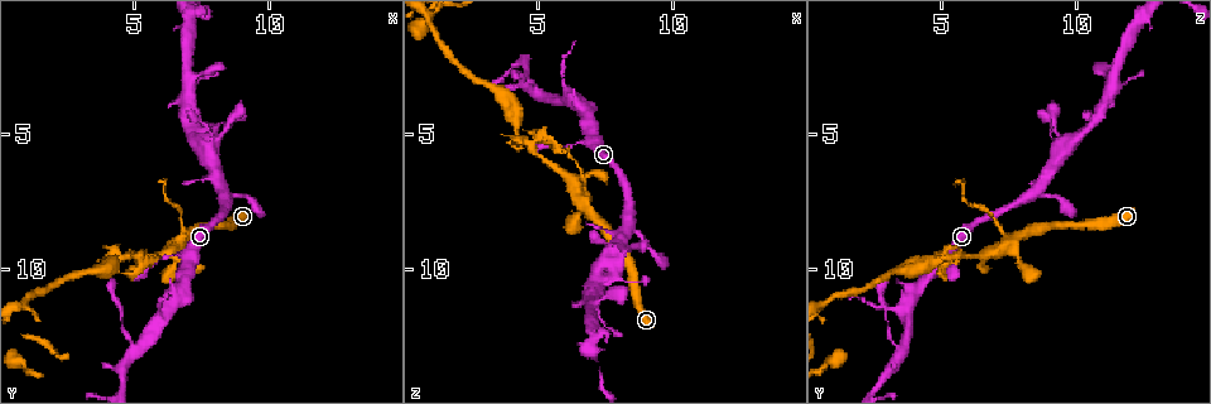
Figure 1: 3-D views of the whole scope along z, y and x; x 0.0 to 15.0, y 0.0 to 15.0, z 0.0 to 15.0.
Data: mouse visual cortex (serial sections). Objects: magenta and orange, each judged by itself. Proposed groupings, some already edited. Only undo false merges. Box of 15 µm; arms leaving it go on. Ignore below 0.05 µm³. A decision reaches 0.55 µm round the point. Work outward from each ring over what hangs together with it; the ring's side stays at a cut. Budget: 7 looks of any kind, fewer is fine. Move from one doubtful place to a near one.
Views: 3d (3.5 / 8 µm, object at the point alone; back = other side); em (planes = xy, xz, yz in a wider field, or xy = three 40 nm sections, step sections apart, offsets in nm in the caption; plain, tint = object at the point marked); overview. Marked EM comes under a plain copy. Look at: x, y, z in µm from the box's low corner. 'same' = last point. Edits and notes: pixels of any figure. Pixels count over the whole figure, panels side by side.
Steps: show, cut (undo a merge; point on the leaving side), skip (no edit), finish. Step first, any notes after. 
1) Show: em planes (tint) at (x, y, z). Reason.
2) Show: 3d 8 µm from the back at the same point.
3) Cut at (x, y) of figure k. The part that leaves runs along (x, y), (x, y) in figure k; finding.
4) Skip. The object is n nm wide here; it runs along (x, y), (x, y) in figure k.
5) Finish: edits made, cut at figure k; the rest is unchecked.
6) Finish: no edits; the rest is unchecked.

Show: 3d 3.5 µm at (6.7, 9.0, 7.6). Small branch off a trunk.

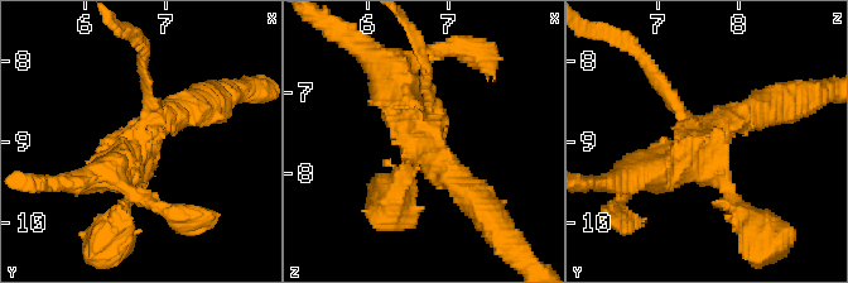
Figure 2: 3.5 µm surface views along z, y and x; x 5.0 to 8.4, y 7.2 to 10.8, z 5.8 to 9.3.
Show: em xy step 3 (tint) at (6.65, 9.05, 7.60). Shape alone is not enough.

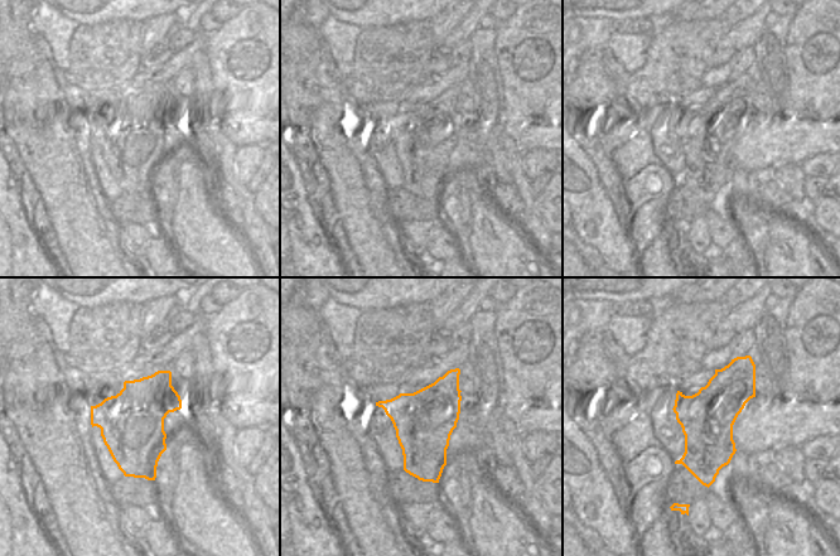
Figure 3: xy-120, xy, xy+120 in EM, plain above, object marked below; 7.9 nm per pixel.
Skip. The arms are 150, 200, 350, 450 nm wide; it runs along (470, 195), (419, 139), (393, 75) in figure 2; one cell here.

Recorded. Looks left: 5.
Show: 3d 3.5 µm from the back at (4.8, 9.5, 5.4). A narrow waist.

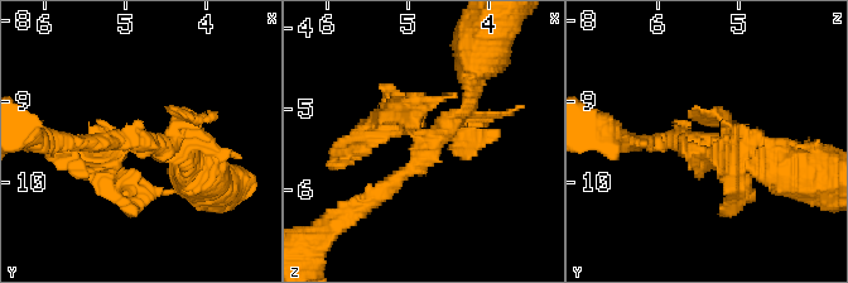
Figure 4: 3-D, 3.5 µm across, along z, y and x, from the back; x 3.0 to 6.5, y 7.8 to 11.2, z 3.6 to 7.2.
Show: em xy step 2 (tint) at (4.75, 9.50, 5.45).

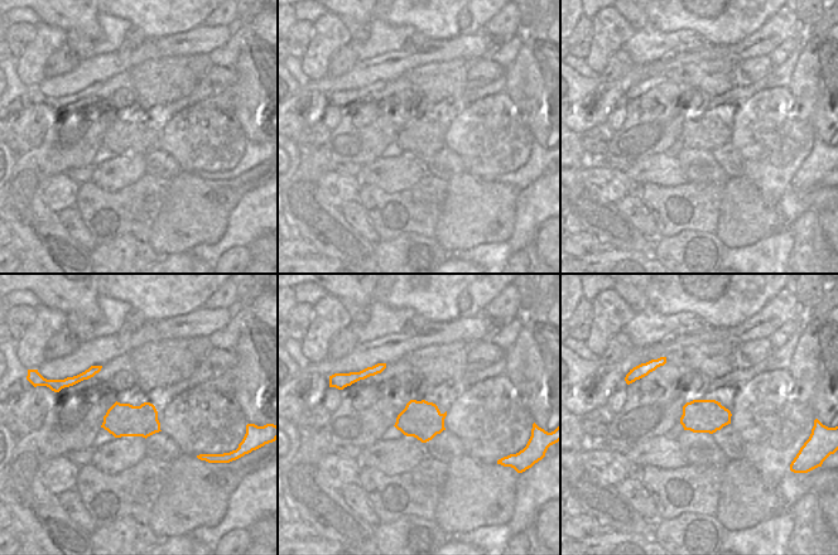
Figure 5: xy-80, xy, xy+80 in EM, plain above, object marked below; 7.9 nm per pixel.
Show: em planes (tint) at the same point.

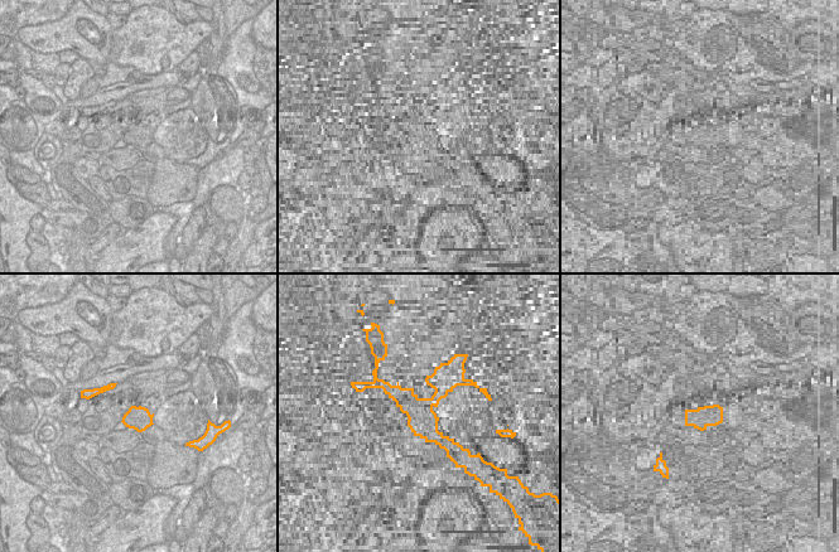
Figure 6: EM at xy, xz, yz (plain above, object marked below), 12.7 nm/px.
Skip. It runs along (364, 204), (425, 156), (472, 104), (472, 85) in figure 4; one cell here.

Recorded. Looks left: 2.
Show: 3d 3.5 µm at (6.7, 9.4, 5.2). Three-way junction.

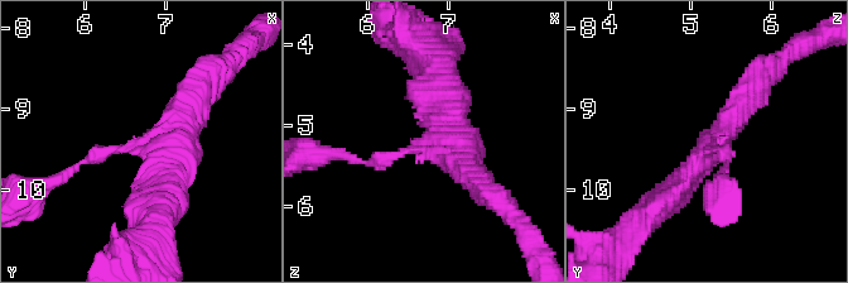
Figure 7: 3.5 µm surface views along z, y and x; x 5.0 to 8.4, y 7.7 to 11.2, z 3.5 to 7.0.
Show: em xy step 2 (tint) at (6.75, 9.45, 5.35). 3 arms meet here; the arms are 150, 350, 350 nm wide; need the tissue.

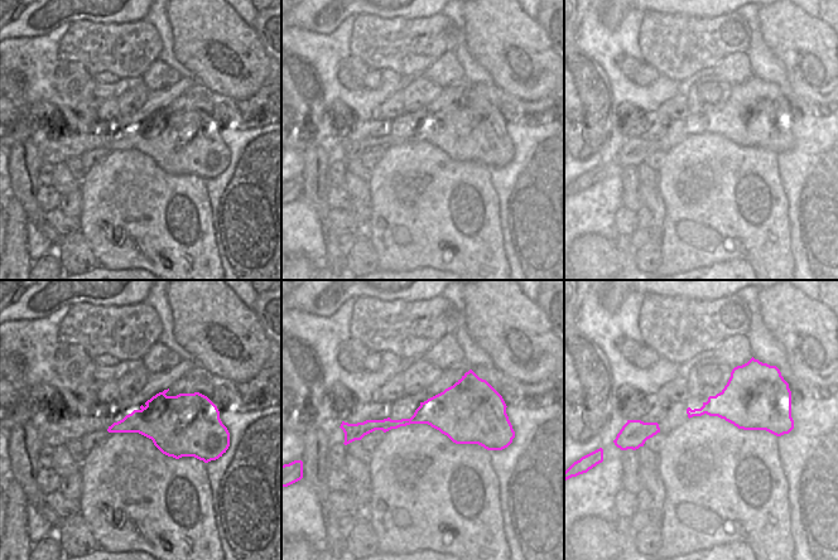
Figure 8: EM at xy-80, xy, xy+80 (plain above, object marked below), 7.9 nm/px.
Skip. The object is 360 nm wide here; it runs along (198, 94), (179, 128), (71, 171) in figure 7; all the same cell.

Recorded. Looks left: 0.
Finish: no edits; the rest is unchecked.

